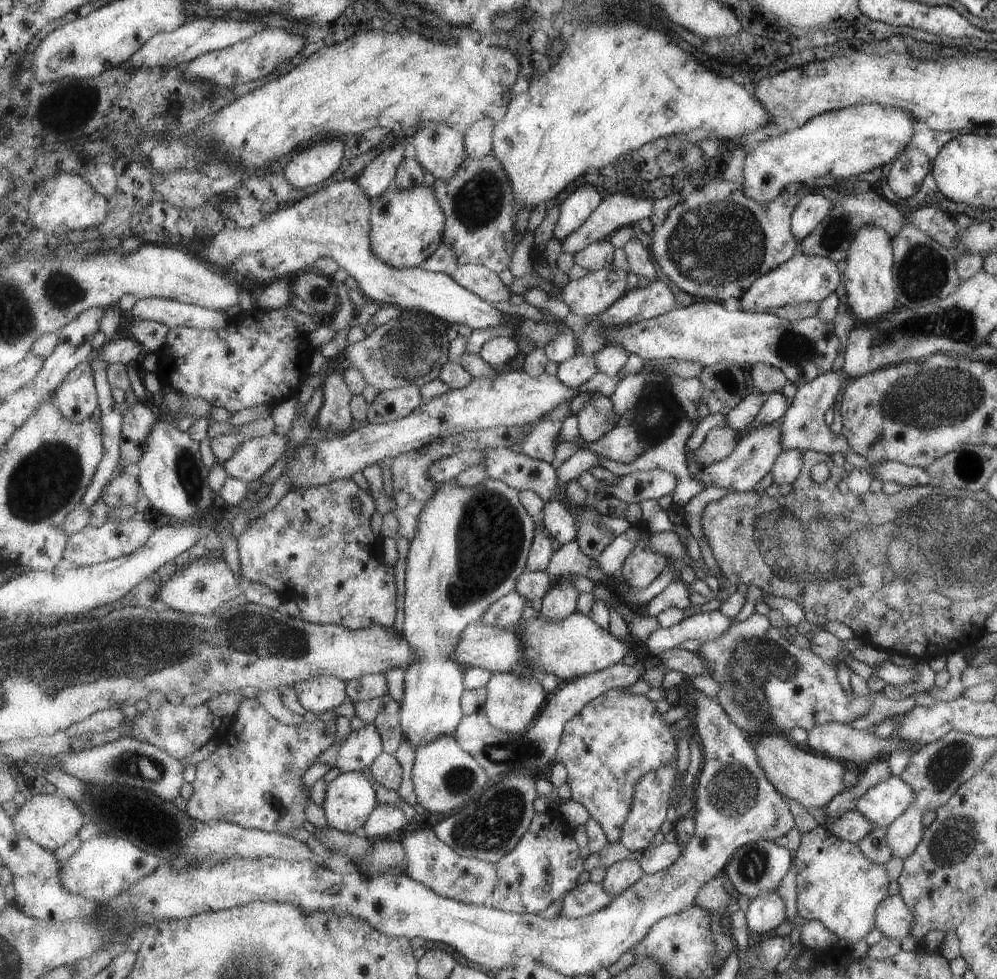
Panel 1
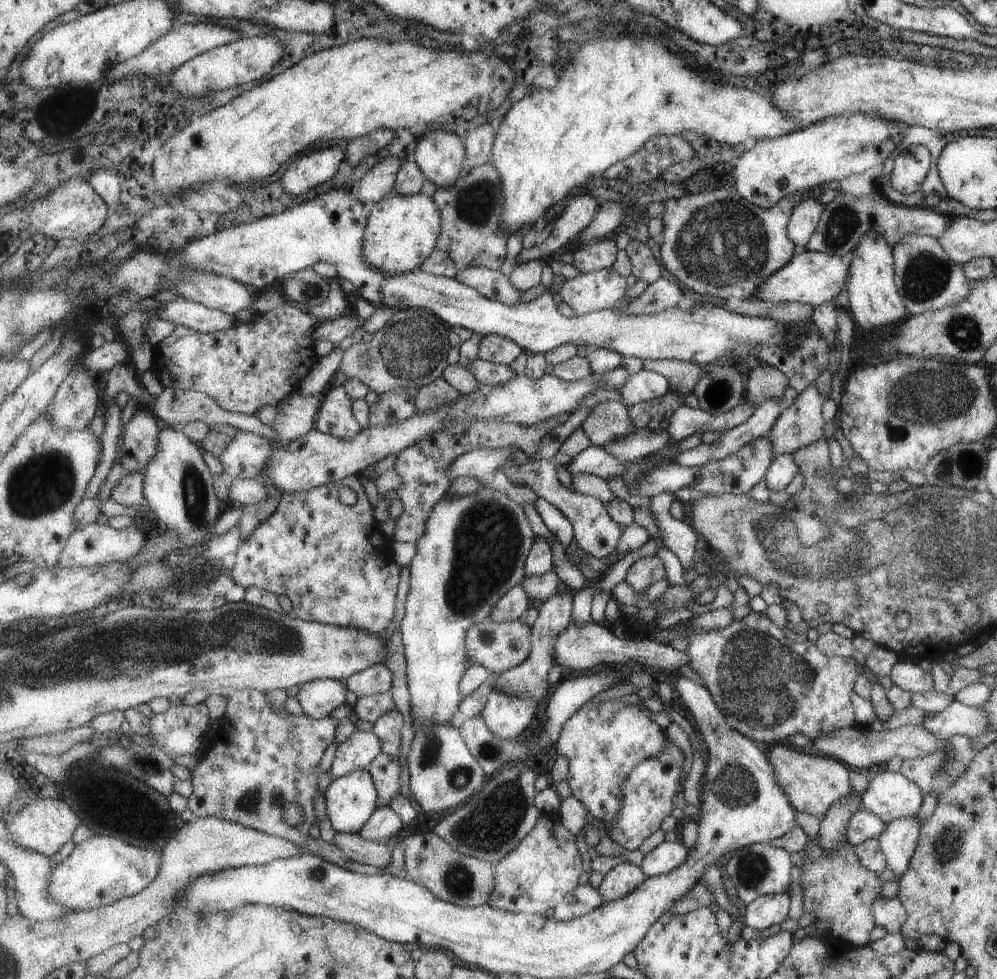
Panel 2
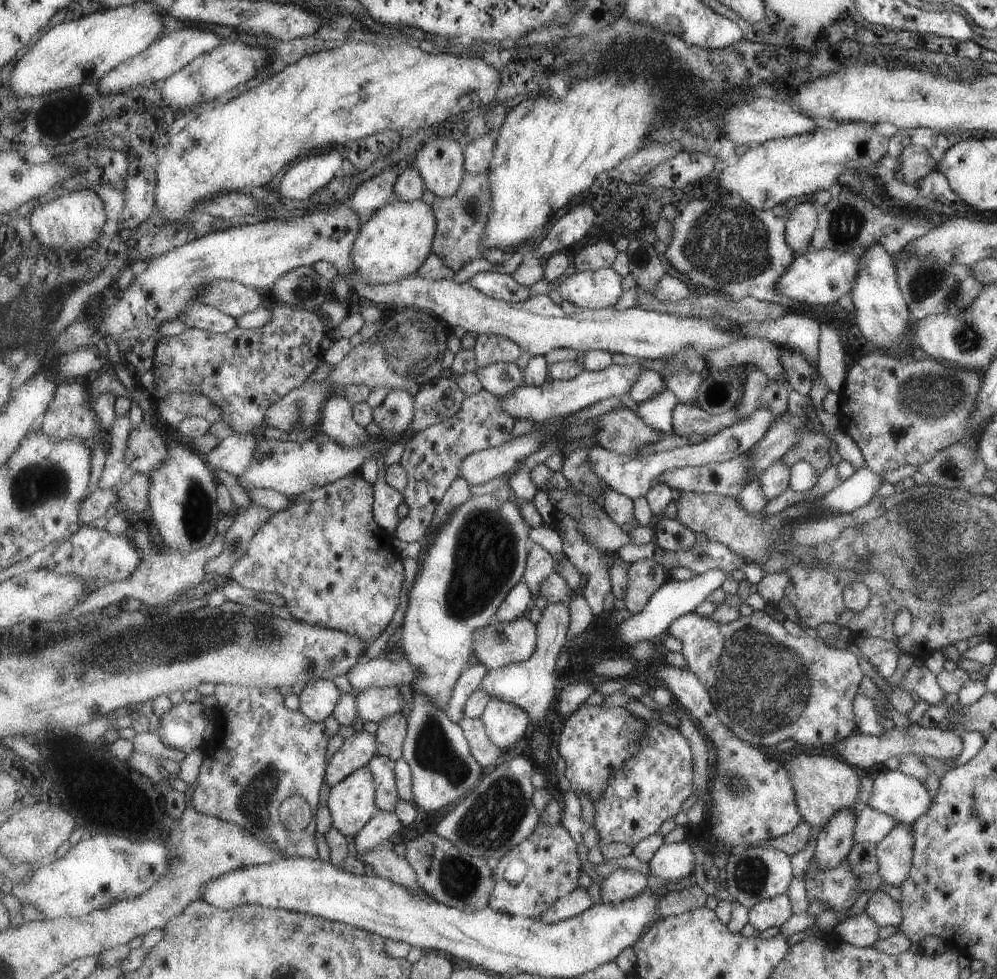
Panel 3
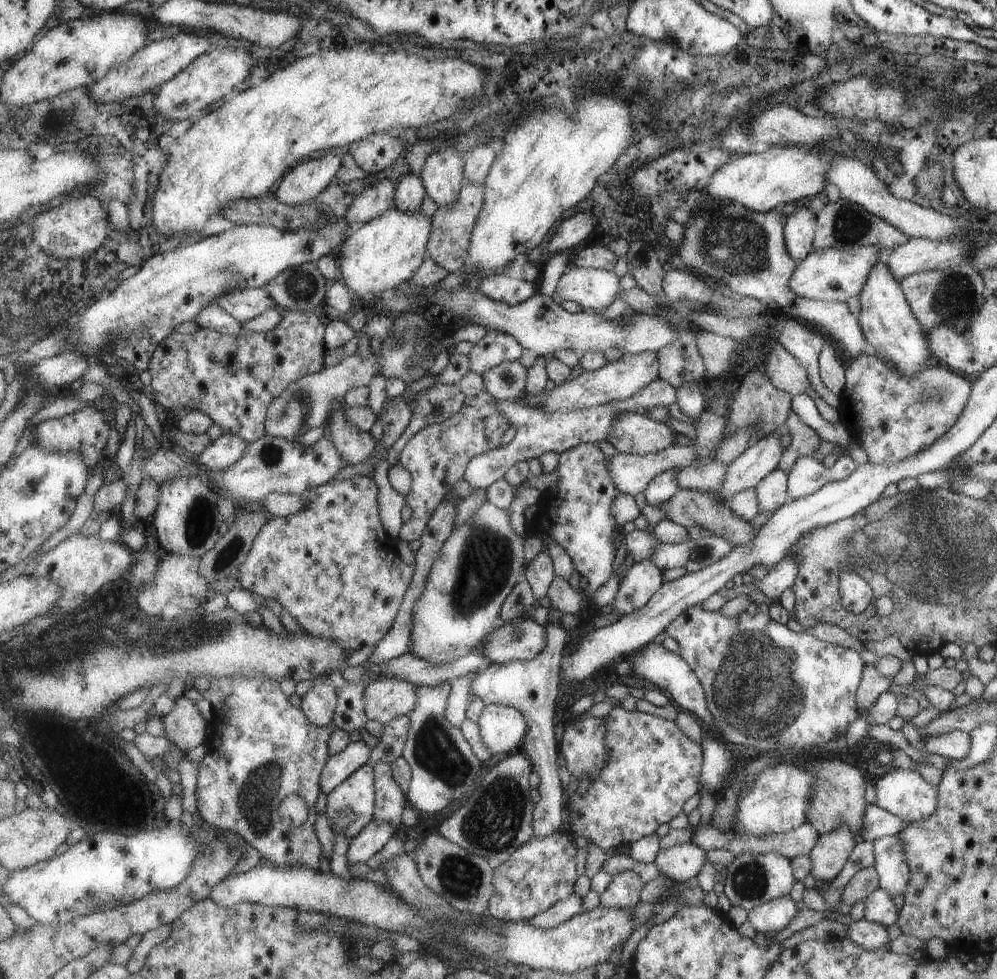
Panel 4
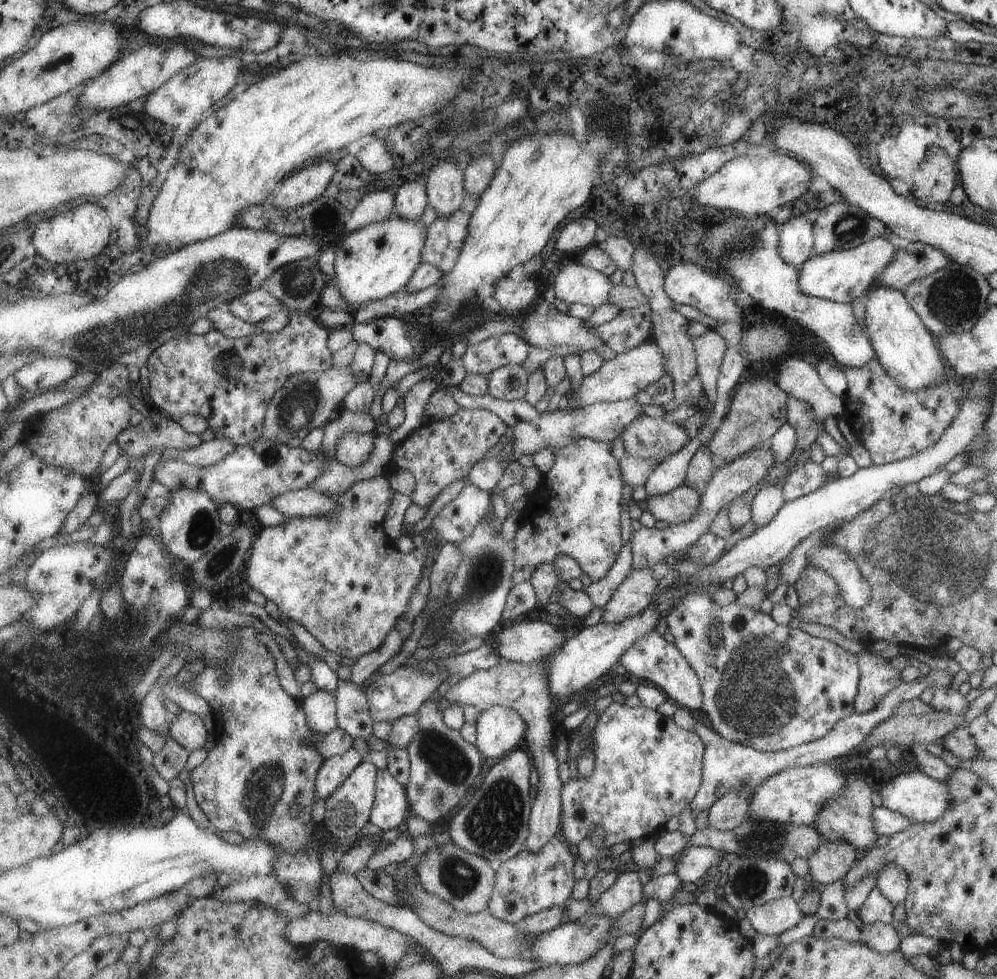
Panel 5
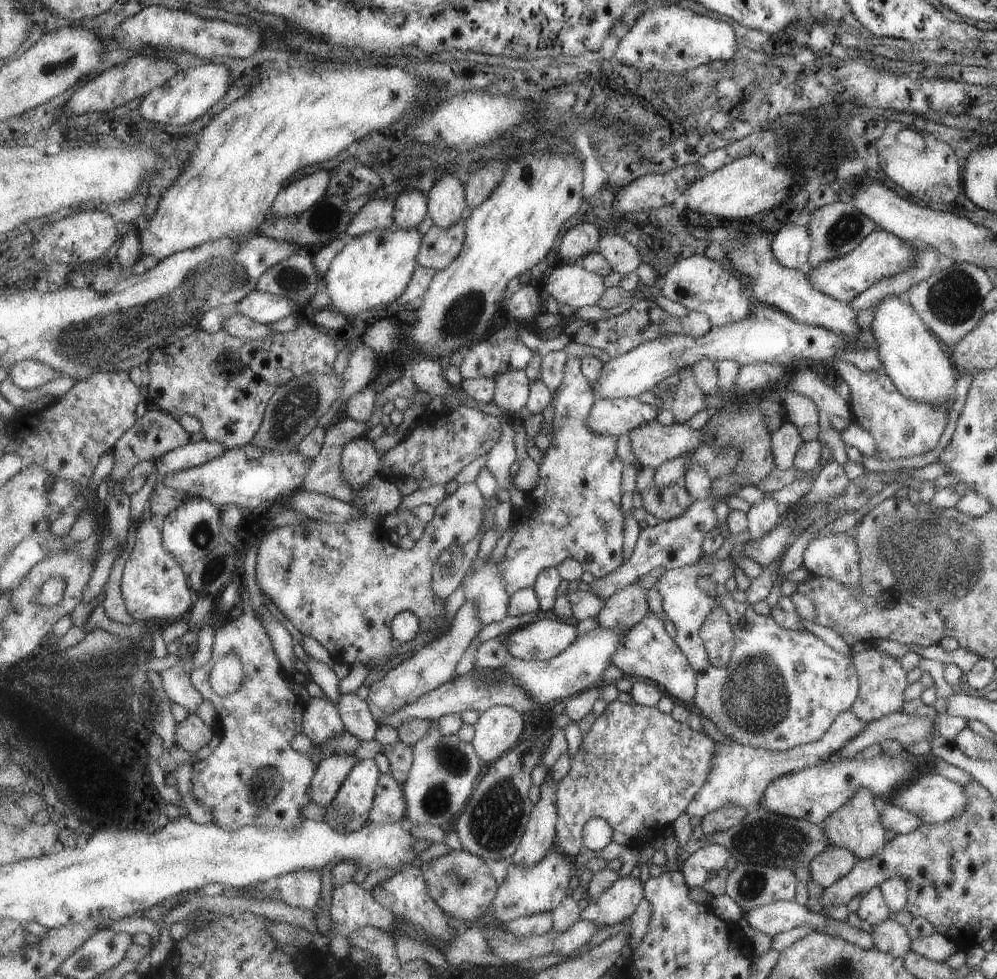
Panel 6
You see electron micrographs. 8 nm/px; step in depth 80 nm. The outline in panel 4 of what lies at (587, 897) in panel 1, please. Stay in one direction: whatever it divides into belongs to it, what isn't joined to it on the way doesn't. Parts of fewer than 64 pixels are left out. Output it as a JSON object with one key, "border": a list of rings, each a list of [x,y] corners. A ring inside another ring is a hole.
{"border":[[[573,893],[565,900],[560,900],[556,905],[534,916],[529,922],[533,926],[552,929],[584,911],[584,898]]]}

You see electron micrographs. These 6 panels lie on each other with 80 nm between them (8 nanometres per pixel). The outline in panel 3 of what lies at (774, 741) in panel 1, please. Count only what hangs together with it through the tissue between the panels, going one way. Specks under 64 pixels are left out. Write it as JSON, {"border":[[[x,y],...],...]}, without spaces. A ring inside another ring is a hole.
{"border":[[[803,754],[791,755],[786,761],[782,761],[788,770],[789,782],[795,791],[797,810],[803,821],[811,827],[820,829],[828,822],[839,809],[855,810],[855,794],[857,794],[857,774],[851,765],[829,756],[803,756]]]}

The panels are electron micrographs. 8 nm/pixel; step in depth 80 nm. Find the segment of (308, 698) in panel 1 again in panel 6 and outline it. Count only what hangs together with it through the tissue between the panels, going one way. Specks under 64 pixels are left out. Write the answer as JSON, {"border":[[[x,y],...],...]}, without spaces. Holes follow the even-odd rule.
{"border":[[[326,696],[311,698],[304,714],[304,732],[323,746],[325,741],[346,731],[338,706]]]}

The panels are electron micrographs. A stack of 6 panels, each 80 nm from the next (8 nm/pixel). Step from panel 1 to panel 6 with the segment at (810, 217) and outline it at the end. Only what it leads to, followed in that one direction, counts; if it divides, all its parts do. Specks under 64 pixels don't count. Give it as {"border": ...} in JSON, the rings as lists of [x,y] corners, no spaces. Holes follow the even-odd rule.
{"border":[[[803,221],[785,223],[772,234],[772,256],[784,267],[804,269],[810,249],[810,238]]]}

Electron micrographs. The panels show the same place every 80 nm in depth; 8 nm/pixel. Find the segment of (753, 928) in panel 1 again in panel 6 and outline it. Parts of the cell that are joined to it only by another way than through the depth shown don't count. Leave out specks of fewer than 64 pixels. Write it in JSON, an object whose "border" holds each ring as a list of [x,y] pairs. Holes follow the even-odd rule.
{"border":[[[780,900],[768,905],[761,905],[743,912],[743,915],[751,928],[763,932],[763,934],[769,934],[771,937],[794,926],[804,924],[815,930],[829,921],[833,921],[819,912],[809,911],[805,905],[799,905],[794,900]]]}

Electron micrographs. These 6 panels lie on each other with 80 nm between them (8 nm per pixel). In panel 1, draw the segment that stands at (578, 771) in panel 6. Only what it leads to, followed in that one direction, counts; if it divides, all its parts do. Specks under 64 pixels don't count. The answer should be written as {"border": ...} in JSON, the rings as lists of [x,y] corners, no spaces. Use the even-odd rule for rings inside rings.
{"border":[[[670,763],[664,768],[648,773],[636,787],[632,812],[624,825],[624,834],[620,843],[629,851],[643,852],[648,849],[660,833],[661,824],[667,820],[667,808],[669,808],[671,791],[676,786],[677,764]]]}

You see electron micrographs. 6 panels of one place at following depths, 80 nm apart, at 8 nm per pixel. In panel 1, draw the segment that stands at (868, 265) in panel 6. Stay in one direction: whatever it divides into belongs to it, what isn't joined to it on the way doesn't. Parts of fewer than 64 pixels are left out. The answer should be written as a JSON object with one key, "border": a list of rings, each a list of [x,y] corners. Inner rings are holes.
{"border":[[[797,251],[791,258],[782,262],[768,272],[761,272],[749,285],[739,299],[741,310],[750,313],[764,313],[768,309],[779,308],[783,305],[792,305],[808,302],[821,302],[829,293],[833,293],[841,282],[843,271],[841,265],[820,256],[809,256]]]}

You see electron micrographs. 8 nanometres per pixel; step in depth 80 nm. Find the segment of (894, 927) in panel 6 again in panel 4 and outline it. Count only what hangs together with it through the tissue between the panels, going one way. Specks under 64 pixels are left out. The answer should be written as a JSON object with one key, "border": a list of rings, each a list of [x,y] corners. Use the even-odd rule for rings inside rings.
{"border":[[[865,918],[849,923],[846,928],[846,938],[865,950],[885,949],[891,940],[886,927],[869,922]]]}

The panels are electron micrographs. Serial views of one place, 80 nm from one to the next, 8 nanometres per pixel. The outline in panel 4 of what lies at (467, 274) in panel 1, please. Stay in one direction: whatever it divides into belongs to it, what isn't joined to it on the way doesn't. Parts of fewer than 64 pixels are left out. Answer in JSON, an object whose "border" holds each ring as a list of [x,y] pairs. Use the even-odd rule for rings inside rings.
{"border":[[[488,273],[483,275],[476,285],[493,300],[520,305],[537,292],[537,286],[531,281],[515,279],[512,276]]]}

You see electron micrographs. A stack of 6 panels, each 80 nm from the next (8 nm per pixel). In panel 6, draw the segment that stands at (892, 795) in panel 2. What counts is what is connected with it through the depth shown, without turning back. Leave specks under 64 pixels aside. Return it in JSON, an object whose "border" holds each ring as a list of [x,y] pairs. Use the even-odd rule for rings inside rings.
{"border":[[[935,772],[923,774],[913,782],[905,783],[888,799],[889,805],[917,815],[921,823],[942,823],[956,817],[967,808],[968,800],[964,788]]]}

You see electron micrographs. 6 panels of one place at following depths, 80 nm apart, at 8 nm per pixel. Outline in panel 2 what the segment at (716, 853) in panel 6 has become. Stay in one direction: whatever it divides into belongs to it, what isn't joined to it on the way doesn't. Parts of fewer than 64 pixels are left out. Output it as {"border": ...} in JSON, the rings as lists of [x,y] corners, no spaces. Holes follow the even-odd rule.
{"border":[[[681,840],[665,841],[645,856],[641,865],[649,877],[668,875],[688,860],[689,853],[687,846]]]}

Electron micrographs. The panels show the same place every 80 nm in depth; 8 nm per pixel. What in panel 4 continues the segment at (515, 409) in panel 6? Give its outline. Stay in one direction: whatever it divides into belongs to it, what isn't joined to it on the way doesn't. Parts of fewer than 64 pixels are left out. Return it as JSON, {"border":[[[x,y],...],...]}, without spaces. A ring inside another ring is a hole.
{"border":[[[505,361],[482,374],[489,397],[497,401],[515,401],[528,385],[528,368],[521,362]]]}

